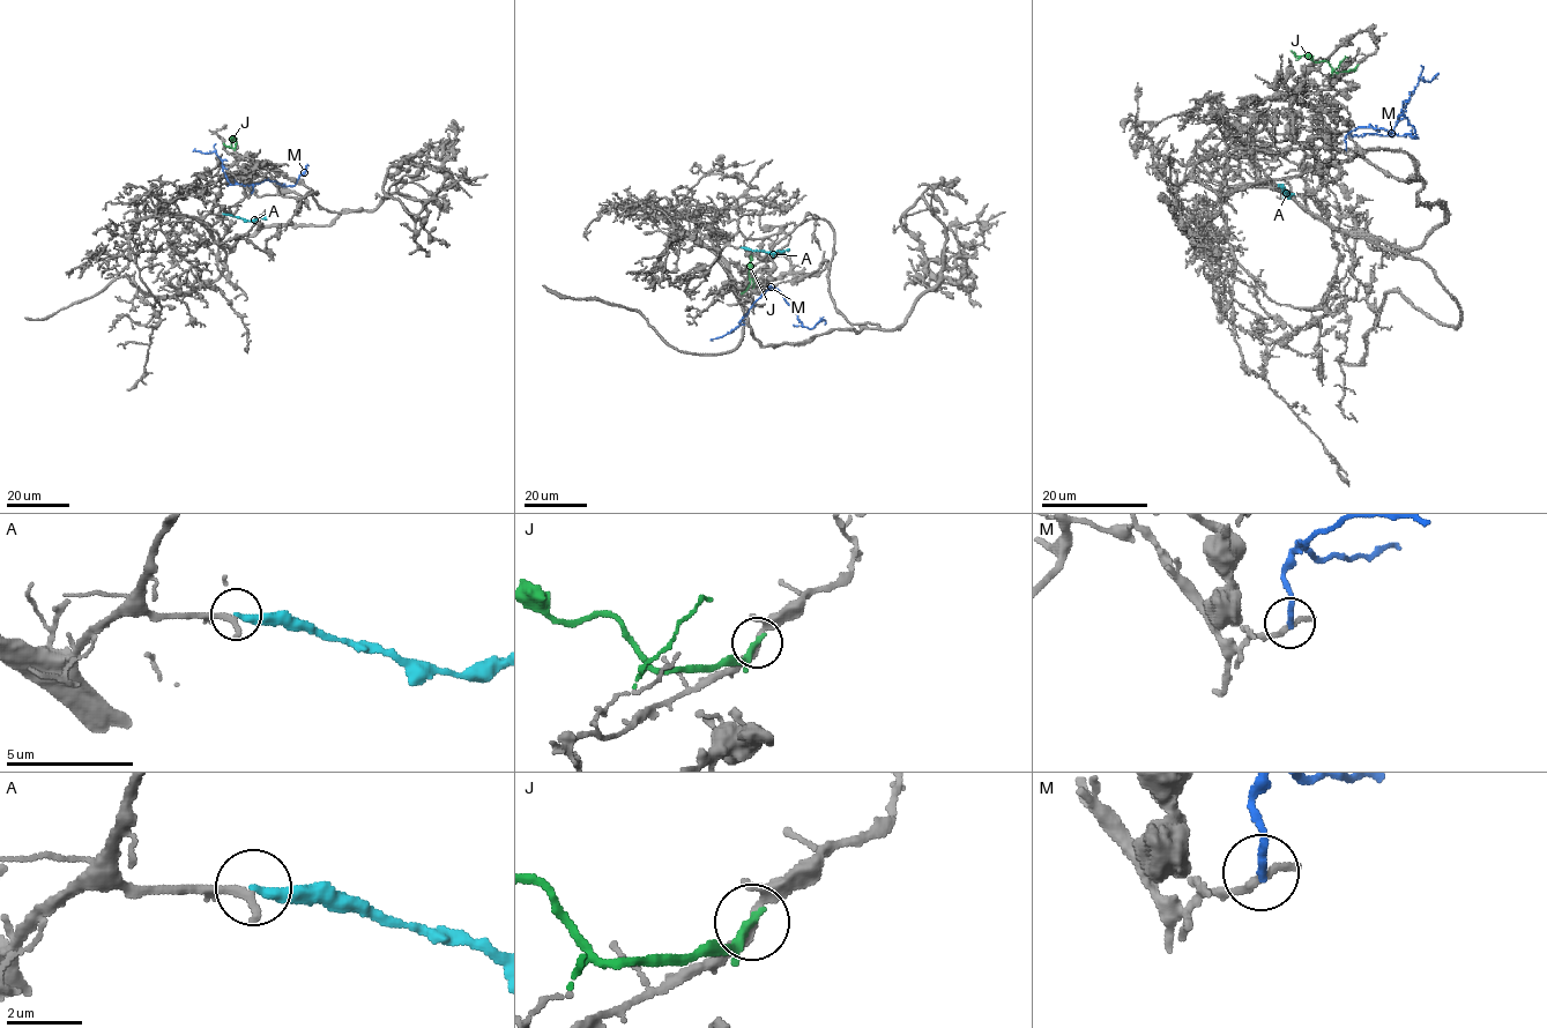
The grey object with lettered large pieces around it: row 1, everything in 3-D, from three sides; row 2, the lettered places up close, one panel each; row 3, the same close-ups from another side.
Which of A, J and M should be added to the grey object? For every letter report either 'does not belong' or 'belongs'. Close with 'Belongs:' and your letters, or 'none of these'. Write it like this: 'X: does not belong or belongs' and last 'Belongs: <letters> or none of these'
A: does not belong
J: does not belong
M: does not belong
Belongs: none of these

